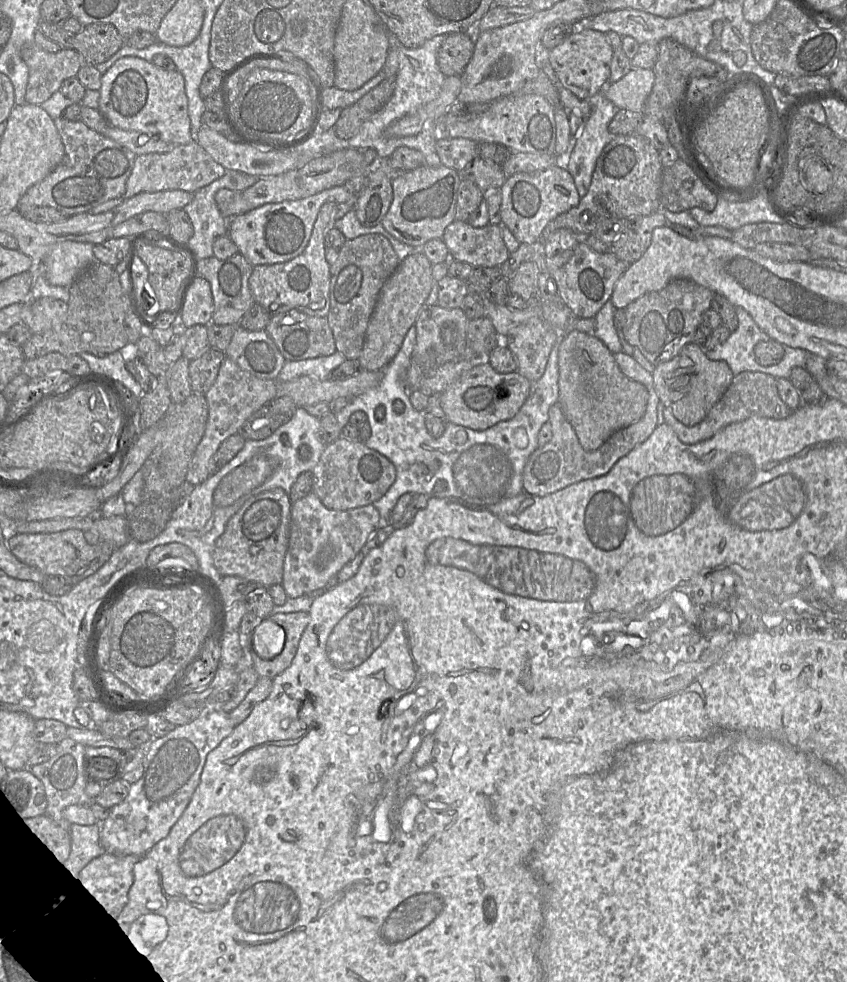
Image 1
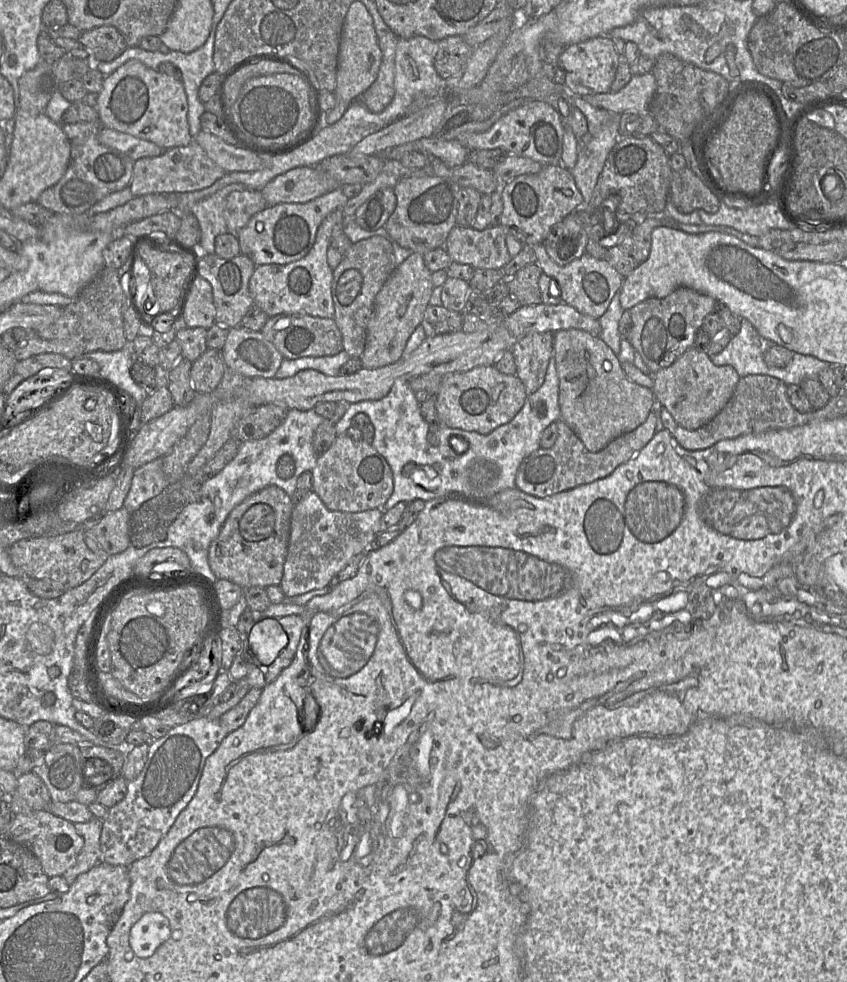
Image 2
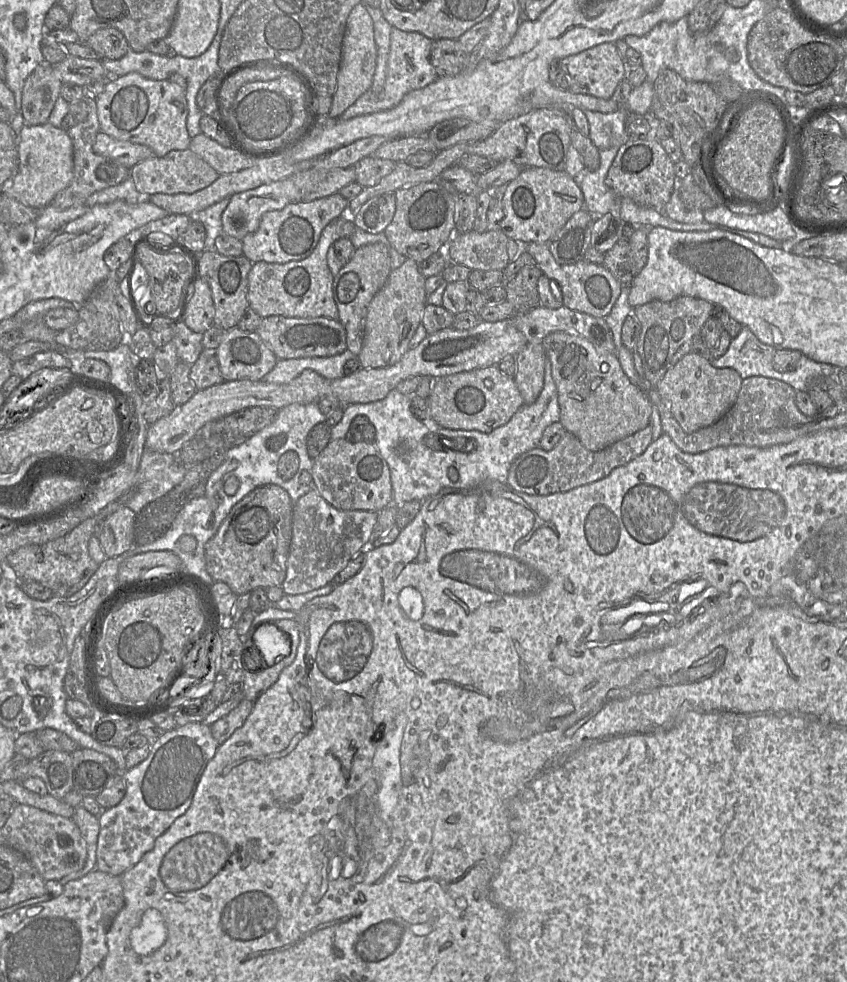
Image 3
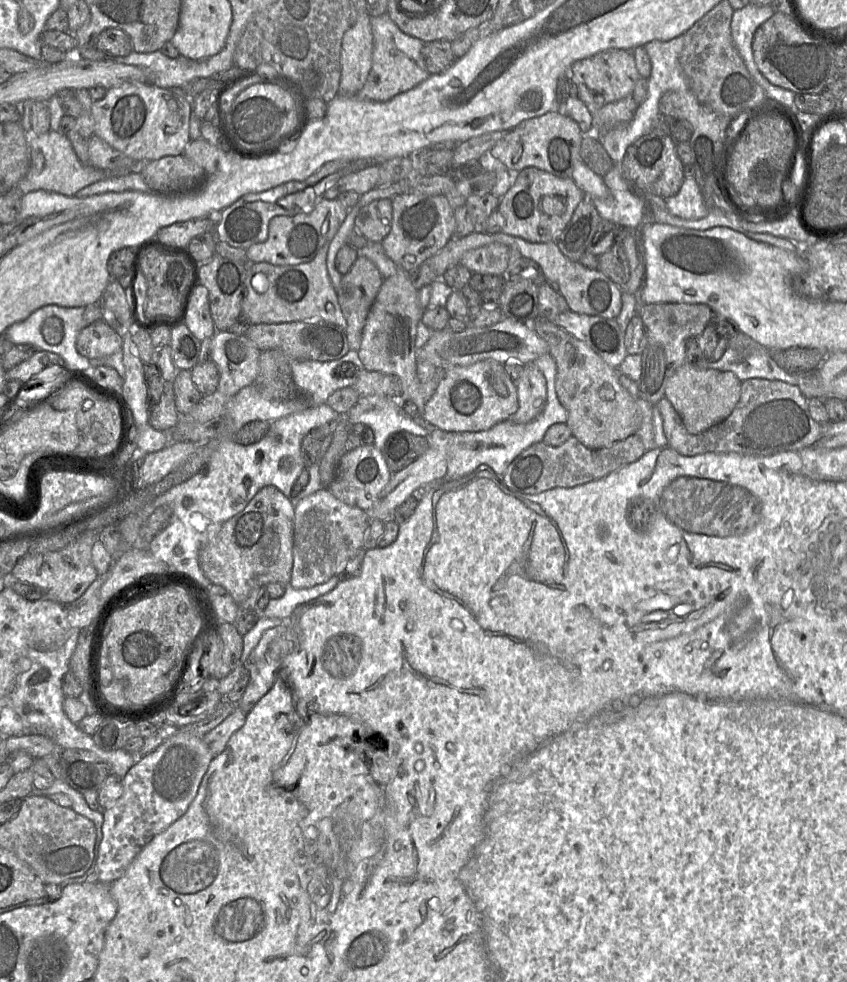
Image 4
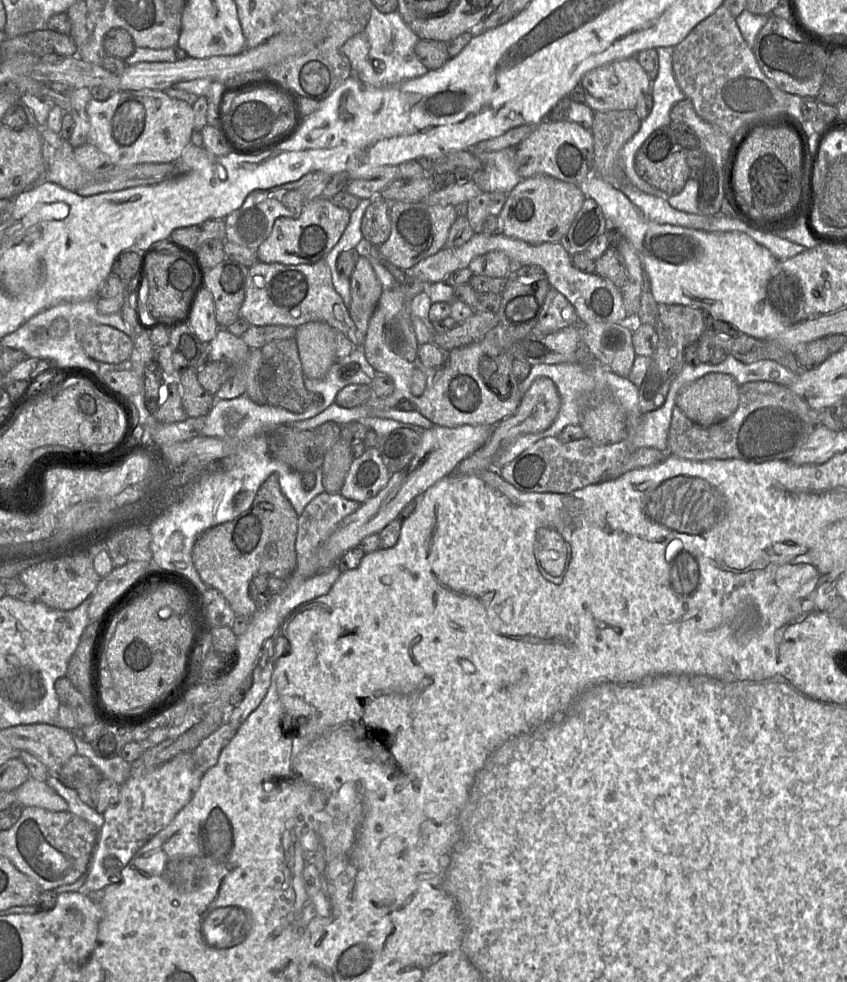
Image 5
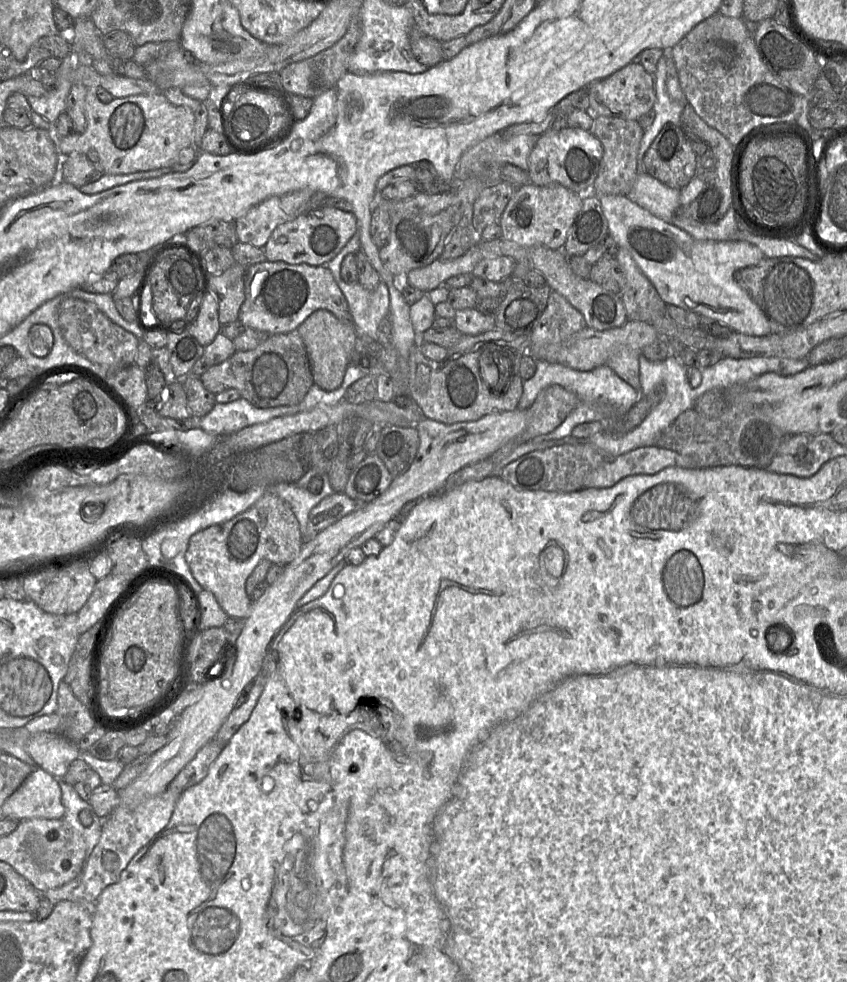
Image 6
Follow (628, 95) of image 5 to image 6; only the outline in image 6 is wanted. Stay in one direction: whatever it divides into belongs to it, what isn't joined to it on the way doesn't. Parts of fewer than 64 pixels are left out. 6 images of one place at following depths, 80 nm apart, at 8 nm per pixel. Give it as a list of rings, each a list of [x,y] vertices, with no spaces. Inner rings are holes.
[[[630,62],[608,77],[591,82],[586,88],[589,109],[594,116],[638,120],[649,112],[656,102],[654,75],[648,73],[639,62]]]

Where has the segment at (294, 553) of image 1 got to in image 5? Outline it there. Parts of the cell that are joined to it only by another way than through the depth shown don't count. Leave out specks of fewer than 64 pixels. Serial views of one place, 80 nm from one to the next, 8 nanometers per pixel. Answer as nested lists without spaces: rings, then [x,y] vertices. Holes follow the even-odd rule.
[[[326,491],[317,495],[308,503],[303,513],[298,516],[295,542],[296,568],[294,573],[298,573],[306,579],[319,573],[319,548],[335,531],[341,521],[355,512],[360,505],[357,501],[349,500],[340,493],[327,493]]]

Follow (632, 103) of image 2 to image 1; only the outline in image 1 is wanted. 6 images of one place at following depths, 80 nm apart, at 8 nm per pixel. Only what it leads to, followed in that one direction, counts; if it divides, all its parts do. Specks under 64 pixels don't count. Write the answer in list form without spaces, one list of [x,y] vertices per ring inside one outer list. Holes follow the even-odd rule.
[[[632,68],[620,80],[604,85],[600,92],[619,109],[643,112],[654,81],[652,69]]]

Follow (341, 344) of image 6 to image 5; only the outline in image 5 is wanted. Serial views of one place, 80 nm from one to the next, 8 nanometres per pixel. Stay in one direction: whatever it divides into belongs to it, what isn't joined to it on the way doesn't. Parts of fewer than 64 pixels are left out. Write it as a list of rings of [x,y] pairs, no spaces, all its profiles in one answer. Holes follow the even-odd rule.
[[[324,322],[297,327],[295,340],[305,377],[322,379],[336,361],[335,329]]]

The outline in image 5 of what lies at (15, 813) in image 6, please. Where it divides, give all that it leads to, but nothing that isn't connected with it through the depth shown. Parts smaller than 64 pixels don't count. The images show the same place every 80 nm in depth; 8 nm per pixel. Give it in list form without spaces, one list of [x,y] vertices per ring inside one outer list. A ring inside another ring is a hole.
[[[29,777],[15,790],[16,803],[24,807],[39,807],[53,812],[68,810],[68,803],[47,782]]]

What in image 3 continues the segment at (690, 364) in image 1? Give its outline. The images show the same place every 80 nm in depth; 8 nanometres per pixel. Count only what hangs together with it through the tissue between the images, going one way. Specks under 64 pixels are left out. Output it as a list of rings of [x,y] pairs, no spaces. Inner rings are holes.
[[[693,351],[684,355],[656,386],[674,418],[686,433],[693,433],[720,420],[734,405],[742,377],[733,368],[716,368],[710,360]]]

